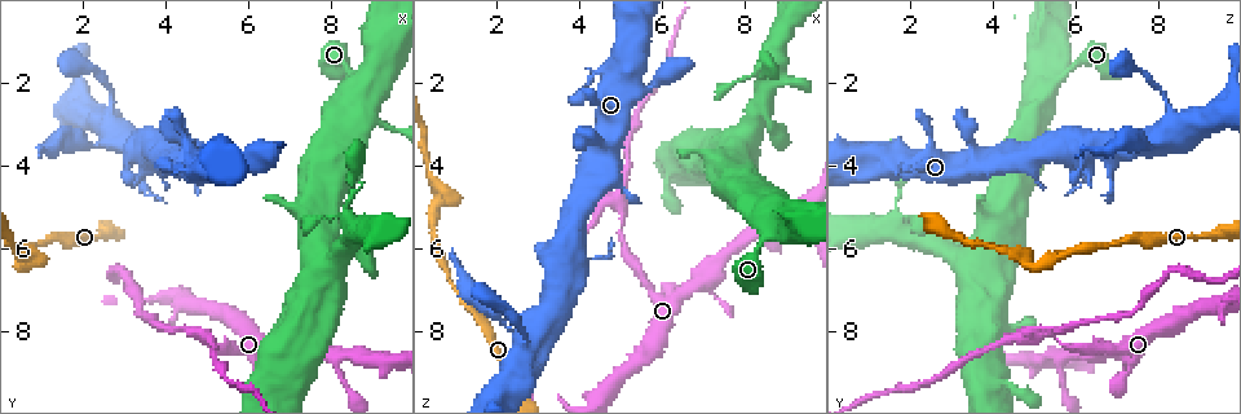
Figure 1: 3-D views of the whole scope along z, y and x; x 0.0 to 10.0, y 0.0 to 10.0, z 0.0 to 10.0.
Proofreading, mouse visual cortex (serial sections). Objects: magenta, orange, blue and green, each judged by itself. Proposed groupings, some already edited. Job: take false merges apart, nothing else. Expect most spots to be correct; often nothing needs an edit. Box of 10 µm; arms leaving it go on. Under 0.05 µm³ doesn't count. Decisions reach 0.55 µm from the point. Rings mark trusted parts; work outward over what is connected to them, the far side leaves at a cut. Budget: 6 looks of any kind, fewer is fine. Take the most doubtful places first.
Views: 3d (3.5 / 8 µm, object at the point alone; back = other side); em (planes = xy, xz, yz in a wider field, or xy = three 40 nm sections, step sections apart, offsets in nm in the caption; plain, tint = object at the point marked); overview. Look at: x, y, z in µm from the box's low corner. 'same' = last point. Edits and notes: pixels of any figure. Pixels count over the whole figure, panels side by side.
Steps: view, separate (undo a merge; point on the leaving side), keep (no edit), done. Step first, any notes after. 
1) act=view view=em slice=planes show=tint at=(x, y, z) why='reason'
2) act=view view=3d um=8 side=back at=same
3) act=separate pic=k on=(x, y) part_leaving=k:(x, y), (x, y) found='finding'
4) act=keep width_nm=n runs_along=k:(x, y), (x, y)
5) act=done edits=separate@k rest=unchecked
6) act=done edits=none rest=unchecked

act=view view=3d um=3.5 side=back at=(5.05, 8.10, 5.10) why='three-way junction'

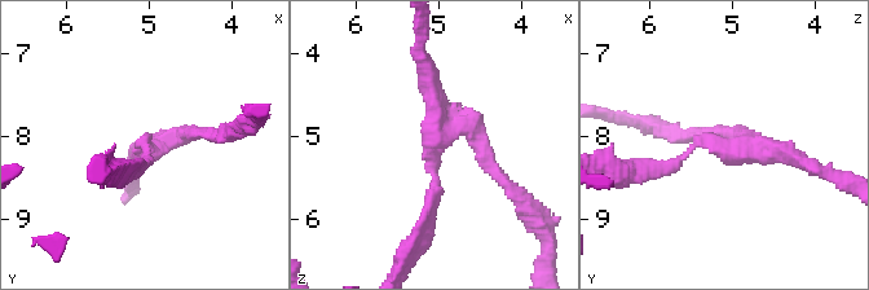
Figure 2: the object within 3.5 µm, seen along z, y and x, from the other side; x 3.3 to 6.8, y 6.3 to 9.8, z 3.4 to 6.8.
act=view view=em slice=xy step=2 show=tint at=(5.00, 8.15, 5.05) arms=3 arm_widths_nm=150,200,200 why='now the EM'

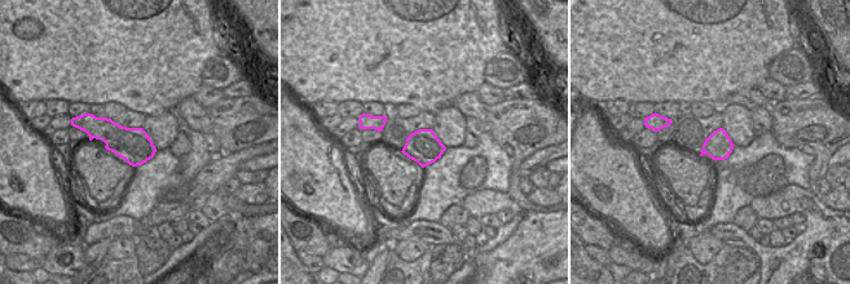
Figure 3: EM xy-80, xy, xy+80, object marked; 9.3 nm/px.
act=separate pic=2 on=(190, 131) width_nm=320 part_leaving=2:(433, 167), (464, 128), (501, 175) found='a second cell is stuck on'

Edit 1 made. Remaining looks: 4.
act=view view=3d um=3.5 at=(8.05, 8.65, 5.85) why='three arms meet'

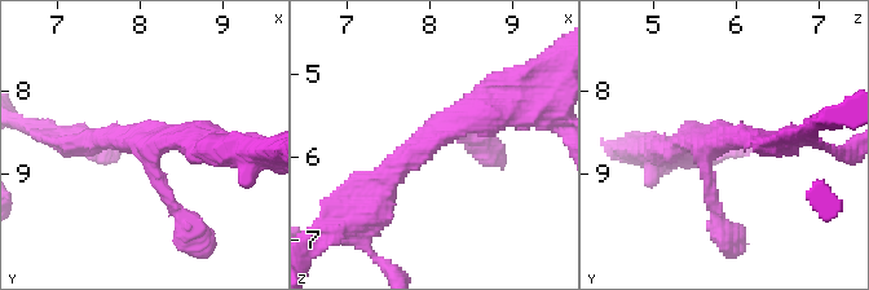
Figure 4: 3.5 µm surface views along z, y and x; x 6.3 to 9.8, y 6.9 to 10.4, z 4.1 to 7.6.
act=view view=em slice=planes show=tint at=(8.05, 8.55, 5.80) arms=3 arm_widths_nm=150,300,400 why='now the EM'

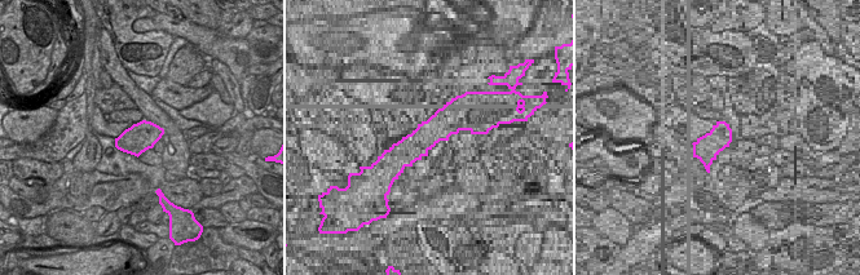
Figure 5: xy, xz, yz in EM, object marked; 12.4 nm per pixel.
act=keep runs_along=4:(370, 198), (461, 119), (512, 105) found='one cell here'

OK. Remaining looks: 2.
act=view view=3d um=3.5 at=(8.65, 2.25, 5.20) why='thick turns thin'

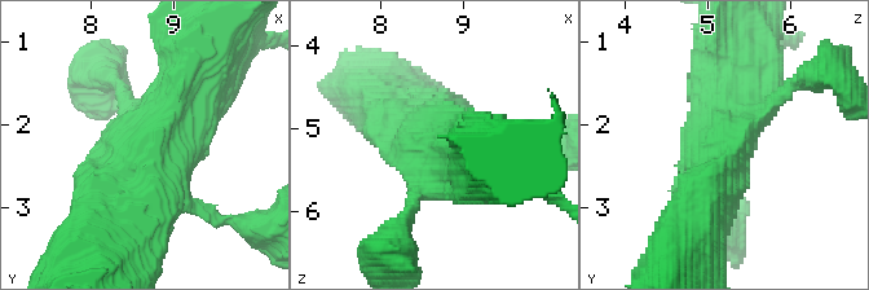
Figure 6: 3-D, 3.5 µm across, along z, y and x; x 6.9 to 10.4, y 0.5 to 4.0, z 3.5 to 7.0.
act=view view=em slice=xy step=2 show=tint at=(8.70, 2.25, 5.20) why='now the EM'

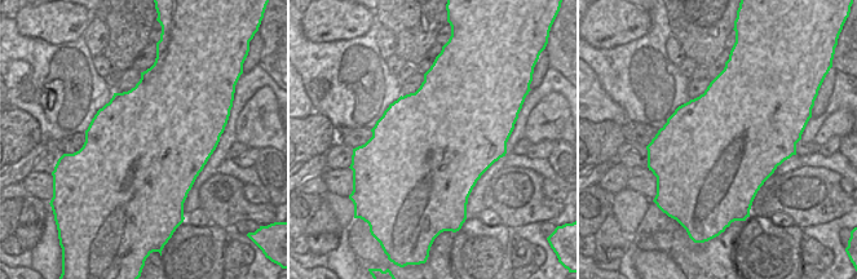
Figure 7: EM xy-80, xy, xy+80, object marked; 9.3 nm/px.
act=keep width_nm=1100 runs_along=6:(762, 115), (715, 156), (692, 246) found='all the same cell'

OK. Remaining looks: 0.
act=done edits=separate@2 rest=unchecked

